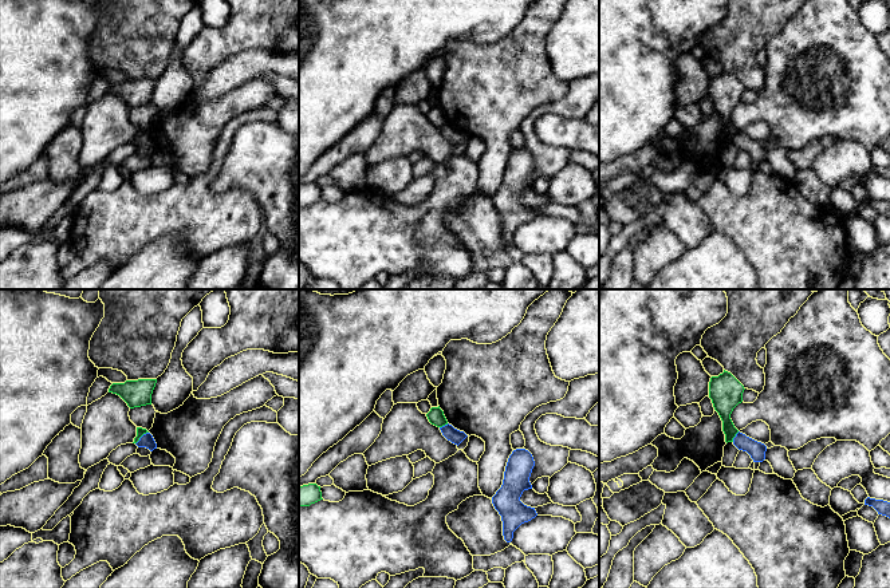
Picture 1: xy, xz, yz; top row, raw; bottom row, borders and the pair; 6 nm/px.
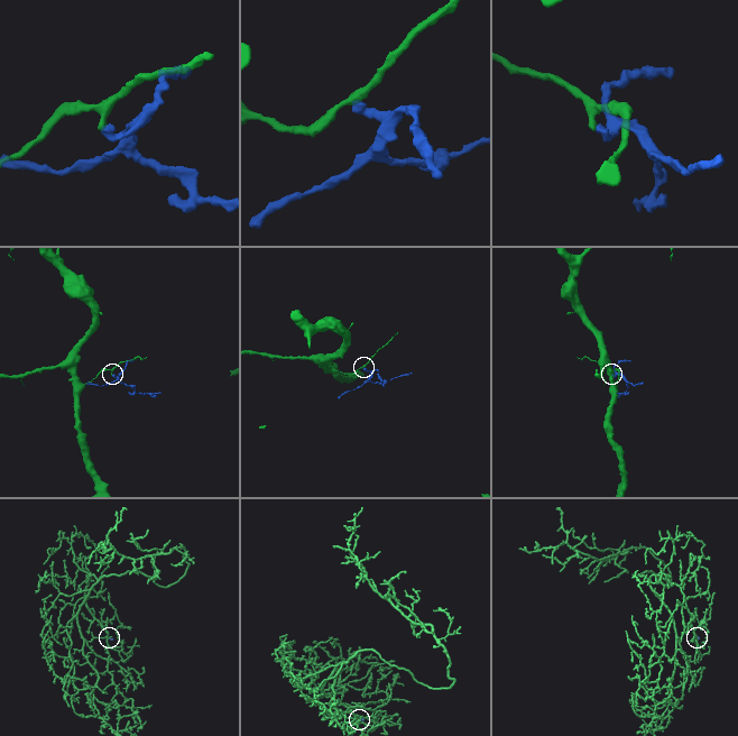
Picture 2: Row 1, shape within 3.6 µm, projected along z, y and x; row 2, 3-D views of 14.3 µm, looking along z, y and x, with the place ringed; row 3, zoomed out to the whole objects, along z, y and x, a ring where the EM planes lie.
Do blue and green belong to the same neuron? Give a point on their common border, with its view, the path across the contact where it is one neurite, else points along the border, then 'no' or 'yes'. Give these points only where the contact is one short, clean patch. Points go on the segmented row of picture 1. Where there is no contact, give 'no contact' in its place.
meets blue in xy at (141, 437); border along xy (148, 431), (136, 444); no

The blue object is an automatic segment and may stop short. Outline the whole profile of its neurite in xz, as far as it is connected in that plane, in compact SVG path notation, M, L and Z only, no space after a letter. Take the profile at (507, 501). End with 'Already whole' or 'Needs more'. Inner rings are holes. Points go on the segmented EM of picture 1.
M516 449L508 458L501 488L492 497L495 509L501 516L503 536L507 542L513 538L513 532L524 522L537 516L535 508L520 501L524 490L532 489L529 477L535 461L525 449Z. Already whole

